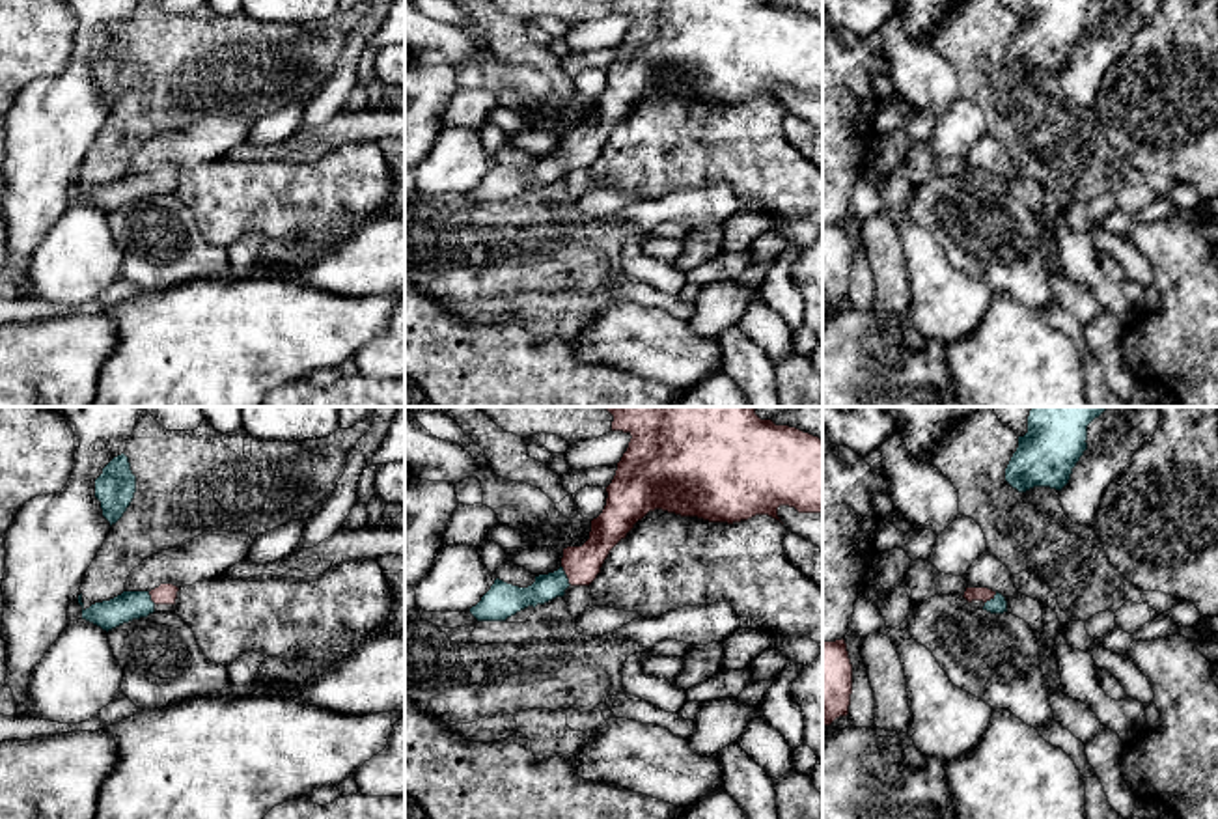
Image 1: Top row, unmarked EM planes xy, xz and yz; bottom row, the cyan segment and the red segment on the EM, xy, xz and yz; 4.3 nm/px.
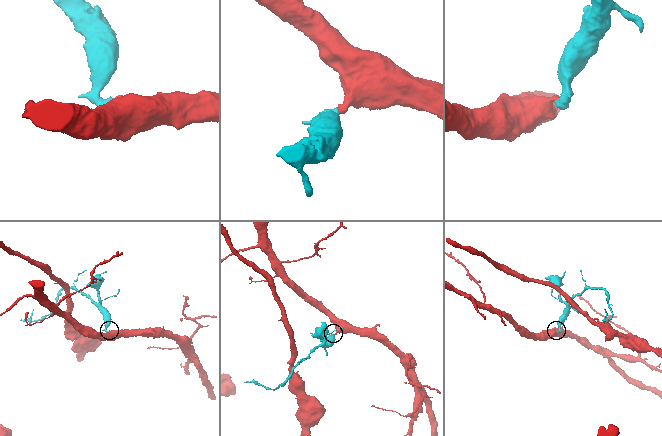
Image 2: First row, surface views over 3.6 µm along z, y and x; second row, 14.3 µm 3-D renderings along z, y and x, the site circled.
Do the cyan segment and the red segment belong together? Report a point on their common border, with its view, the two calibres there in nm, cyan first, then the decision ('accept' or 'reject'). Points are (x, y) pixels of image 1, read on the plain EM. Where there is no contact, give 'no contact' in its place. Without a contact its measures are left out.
meets cyan in xz at (566, 157); 120 nm thick on the cyan side, 160 nm on the other; accept

